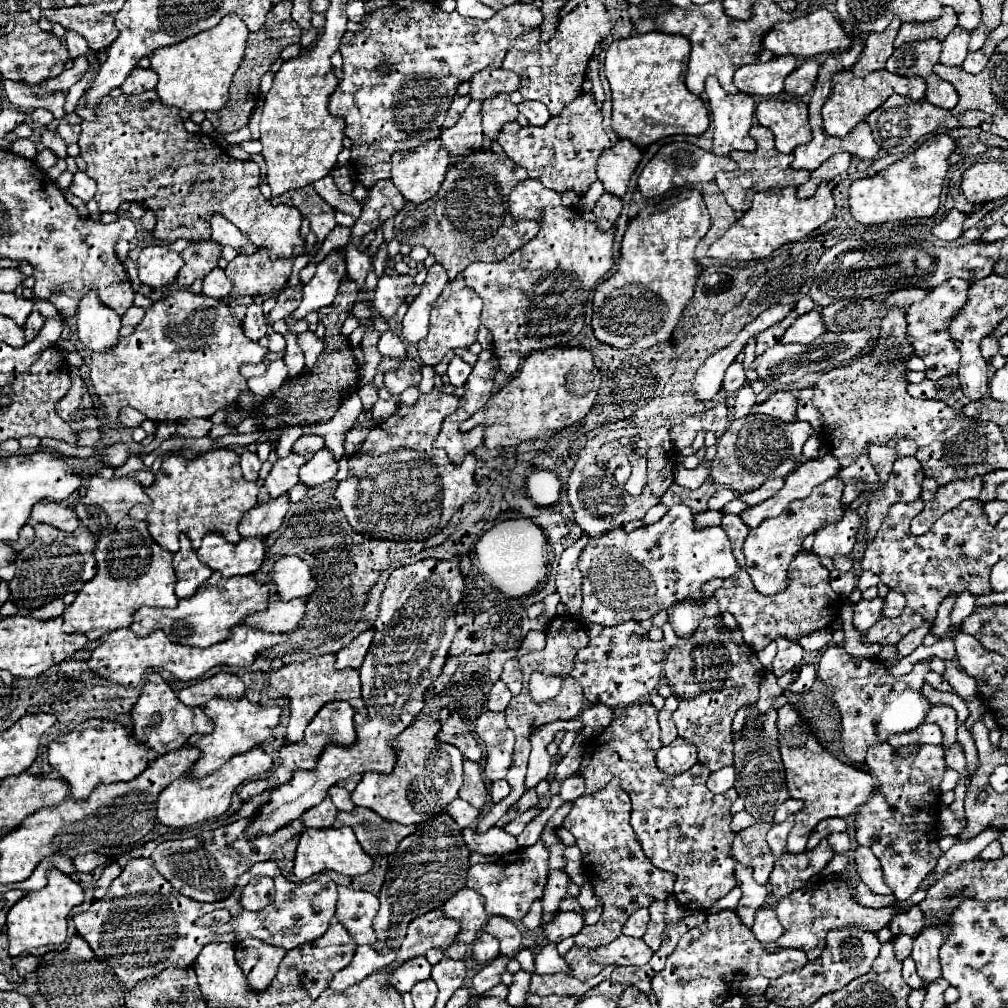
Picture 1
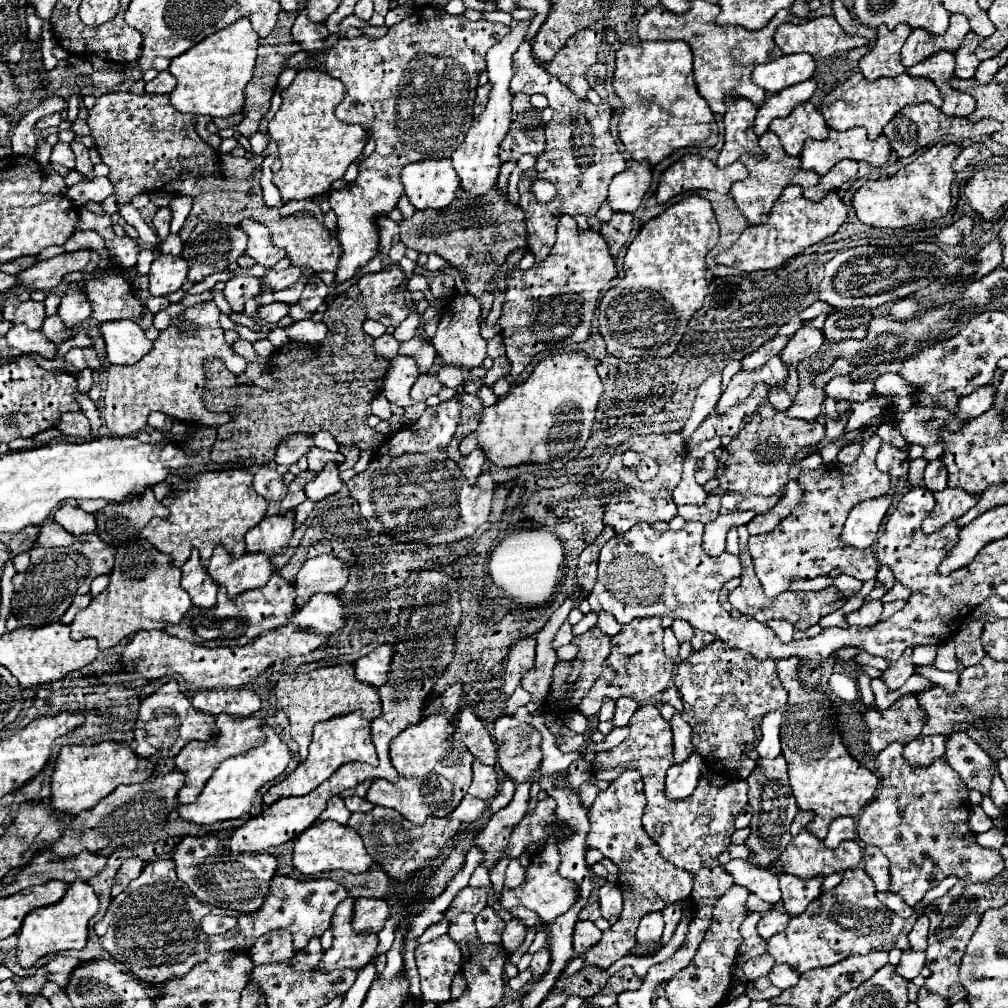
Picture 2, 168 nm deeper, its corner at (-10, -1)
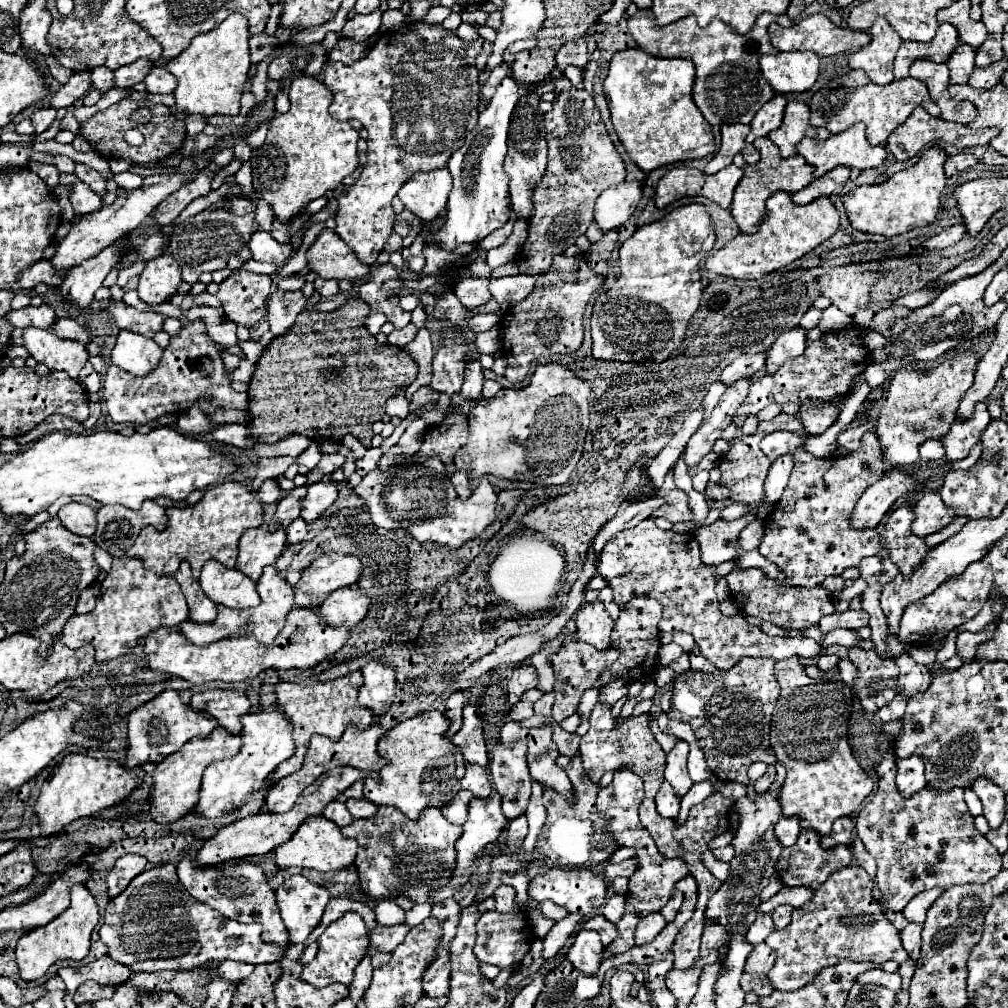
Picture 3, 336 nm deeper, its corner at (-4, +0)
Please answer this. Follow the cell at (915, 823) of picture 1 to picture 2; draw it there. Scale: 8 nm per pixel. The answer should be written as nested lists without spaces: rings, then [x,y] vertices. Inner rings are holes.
[[[890,743],[876,755],[880,789],[858,821],[858,839],[876,845],[890,859],[890,887],[910,907],[920,903],[924,893],[936,887],[946,875],[968,881],[990,881],[1004,869],[998,851],[976,845],[966,821],[970,815],[968,787],[948,767],[944,757],[928,767],[912,767],[902,757],[902,745]]]

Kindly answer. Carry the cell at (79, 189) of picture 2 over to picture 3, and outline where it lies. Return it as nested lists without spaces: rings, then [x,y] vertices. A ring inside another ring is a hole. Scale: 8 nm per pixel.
[[[62,174],[60,184],[70,188],[68,198],[70,198],[72,208],[74,208],[76,214],[84,216],[84,214],[90,214],[90,212],[96,212],[96,210],[102,208],[102,198],[96,192],[92,192],[78,176]]]

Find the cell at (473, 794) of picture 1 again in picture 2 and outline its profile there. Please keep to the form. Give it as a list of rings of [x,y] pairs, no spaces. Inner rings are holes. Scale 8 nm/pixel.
[[[476,759],[472,765],[472,771],[474,771],[474,779],[468,793],[482,801],[490,801],[498,791],[498,779],[496,779],[494,767],[488,767]]]

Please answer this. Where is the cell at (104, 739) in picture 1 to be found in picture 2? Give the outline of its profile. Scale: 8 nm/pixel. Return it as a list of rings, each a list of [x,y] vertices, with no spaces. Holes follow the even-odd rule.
[[[102,741],[98,745],[66,745],[56,757],[52,775],[52,807],[56,813],[78,815],[92,809],[102,797],[112,793],[118,785],[142,783],[150,779],[154,765],[150,759],[140,759],[134,751],[120,741]]]

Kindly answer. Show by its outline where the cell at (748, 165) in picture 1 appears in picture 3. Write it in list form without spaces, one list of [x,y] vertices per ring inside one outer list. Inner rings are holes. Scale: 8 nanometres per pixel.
[[[758,138],[758,140],[754,140],[754,146],[760,152],[760,160],[754,166],[744,166],[744,178],[736,186],[734,202],[732,202],[732,210],[730,210],[742,234],[758,232],[762,216],[766,214],[766,200],[774,192],[784,190],[784,192],[794,194],[812,182],[812,166],[800,154],[796,154],[792,158],[782,158],[778,152],[778,146],[770,138]]]

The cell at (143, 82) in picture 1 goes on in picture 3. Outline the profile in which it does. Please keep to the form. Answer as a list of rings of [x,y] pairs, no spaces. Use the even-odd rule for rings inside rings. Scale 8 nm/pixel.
[[[156,66],[150,70],[150,74],[144,78],[144,84],[148,92],[158,92],[158,94],[172,94],[176,88],[176,78],[162,66]]]

